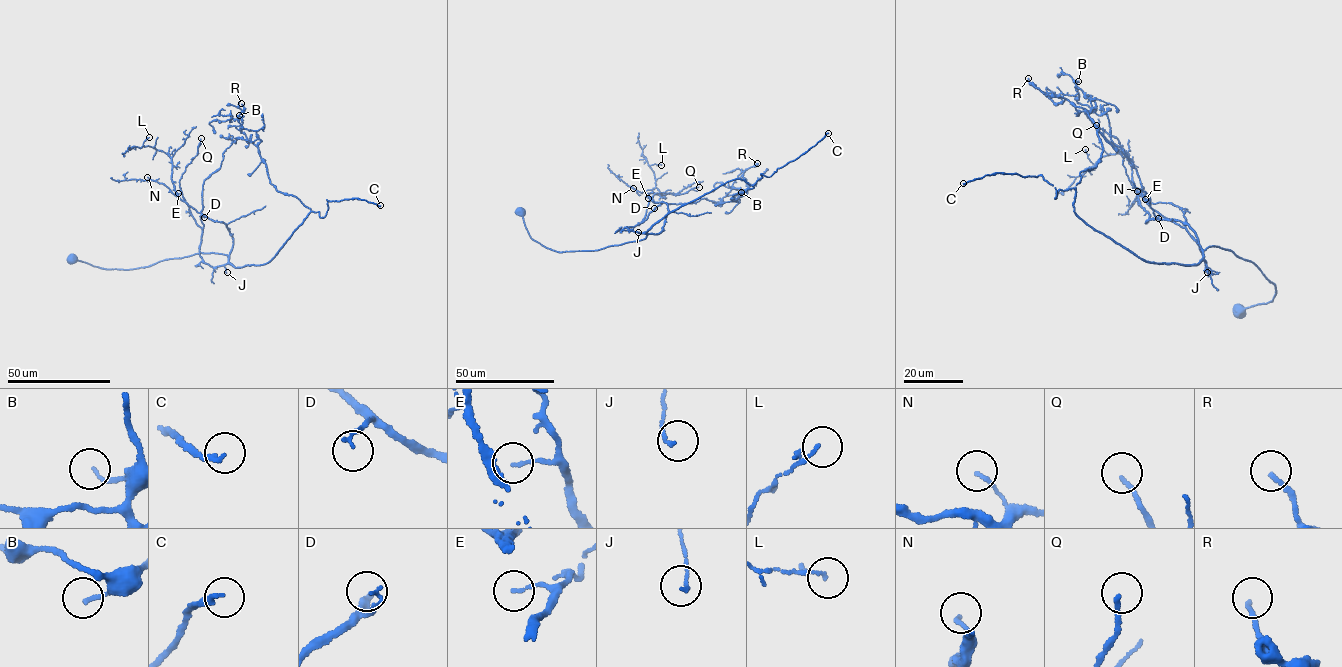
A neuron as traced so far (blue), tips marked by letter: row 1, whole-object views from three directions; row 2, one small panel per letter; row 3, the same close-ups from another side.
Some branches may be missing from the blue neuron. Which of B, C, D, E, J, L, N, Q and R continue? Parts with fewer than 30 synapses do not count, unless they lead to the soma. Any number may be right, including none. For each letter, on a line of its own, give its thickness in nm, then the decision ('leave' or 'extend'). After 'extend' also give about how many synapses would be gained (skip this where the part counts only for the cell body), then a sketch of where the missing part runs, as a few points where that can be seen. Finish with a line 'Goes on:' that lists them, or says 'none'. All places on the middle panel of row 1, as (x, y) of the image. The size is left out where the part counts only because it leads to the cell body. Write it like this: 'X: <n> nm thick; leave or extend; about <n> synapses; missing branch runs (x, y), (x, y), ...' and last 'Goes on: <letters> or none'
B: 110 nm thick; leave
C: 160 nm thick; extend; about 60 synapses
D: 120 nm thick; leave
E: 100 nm thick; leave
J: 120 nm thick; leave
L: 80 nm thick; leave
N: 100 nm thick; leave
Q: 140 nm thick; leave
R: 160 nm thick; leave
Goes on: C

